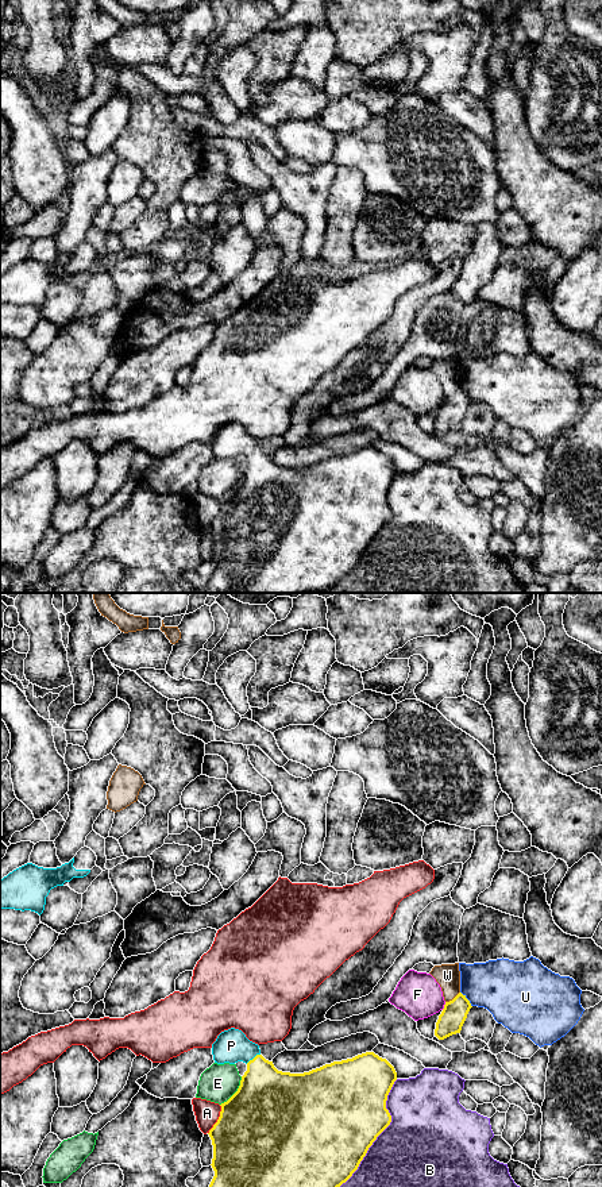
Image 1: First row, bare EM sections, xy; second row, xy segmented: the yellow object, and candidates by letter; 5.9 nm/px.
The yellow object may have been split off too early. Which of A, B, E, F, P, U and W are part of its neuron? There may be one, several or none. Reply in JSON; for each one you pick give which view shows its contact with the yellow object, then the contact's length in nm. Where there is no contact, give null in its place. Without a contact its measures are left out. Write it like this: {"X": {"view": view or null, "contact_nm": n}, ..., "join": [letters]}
{"P": {"view": "xy", "contact_nm": 110}, "join": ["P"]}

